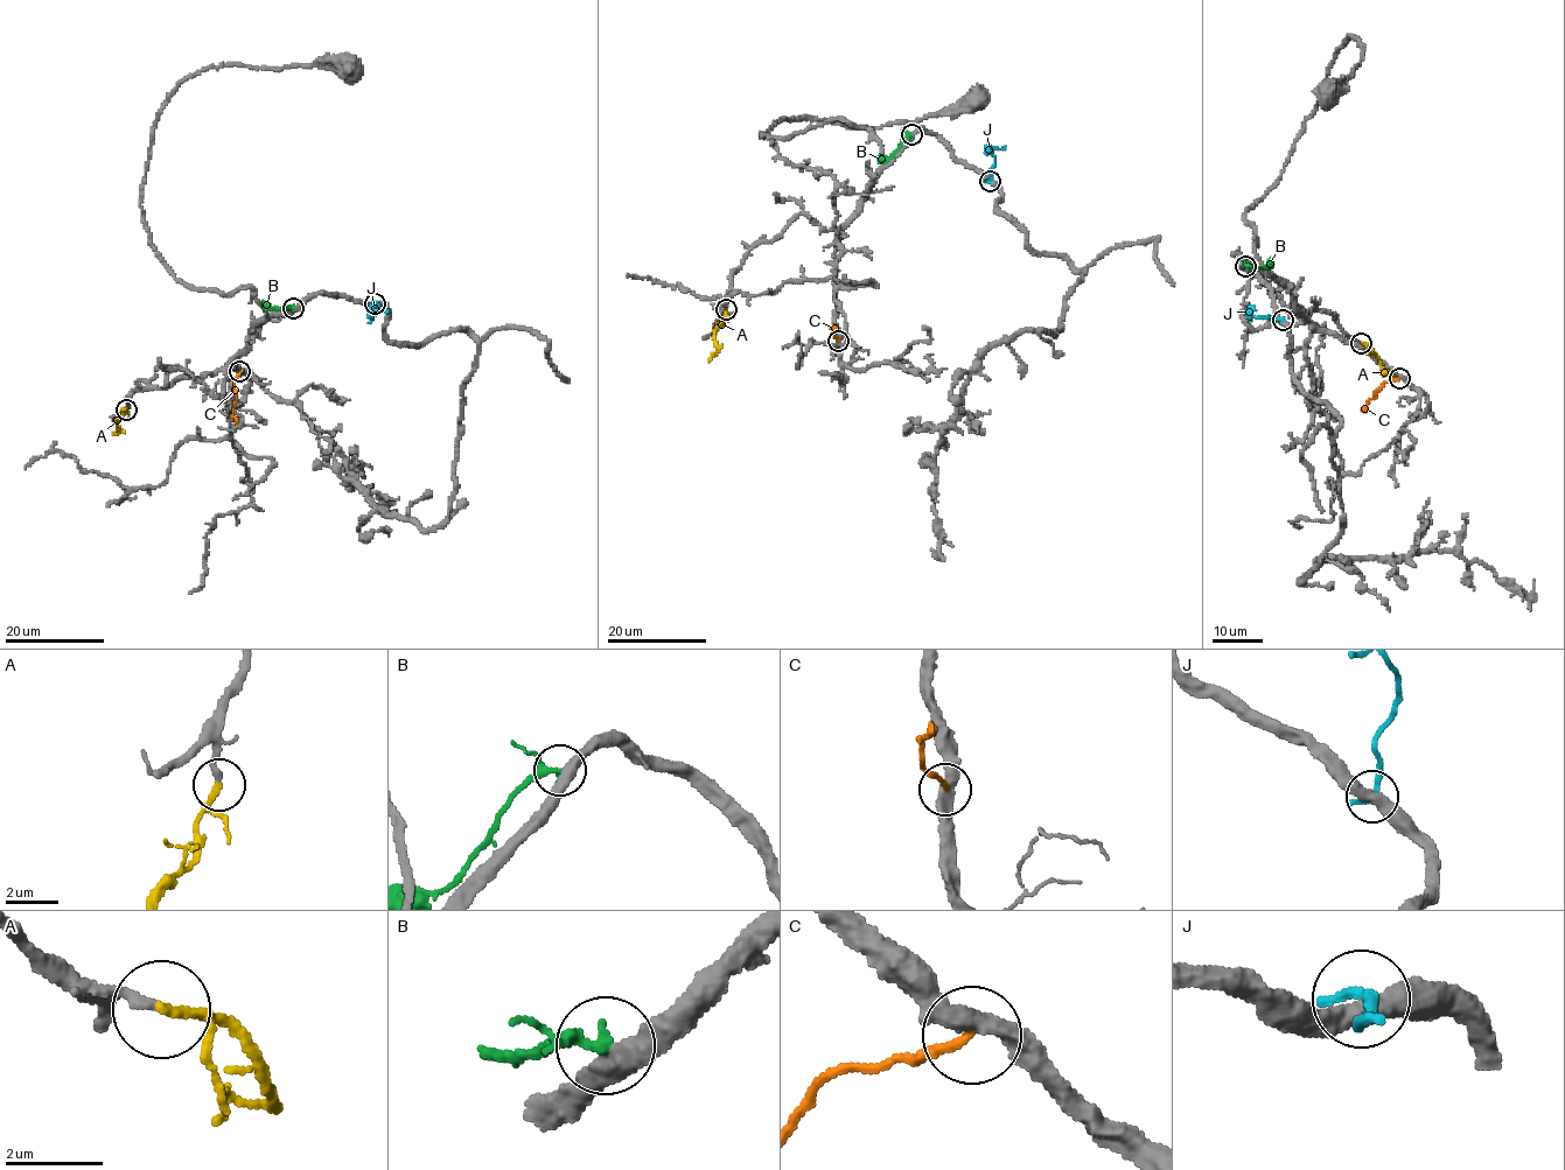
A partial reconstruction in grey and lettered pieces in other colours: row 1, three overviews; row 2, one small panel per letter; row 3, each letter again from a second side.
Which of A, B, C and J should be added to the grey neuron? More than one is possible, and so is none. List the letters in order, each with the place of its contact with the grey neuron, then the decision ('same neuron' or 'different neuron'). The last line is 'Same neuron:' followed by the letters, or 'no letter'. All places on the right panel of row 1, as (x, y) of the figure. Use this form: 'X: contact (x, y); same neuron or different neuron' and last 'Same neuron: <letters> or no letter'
A: contact (1361, 343); same neuron
B: contact (1245, 266); different neuron
C: contact (1399, 378); different neuron
J: contact (1283, 320); different neuron
Same neuron: A

